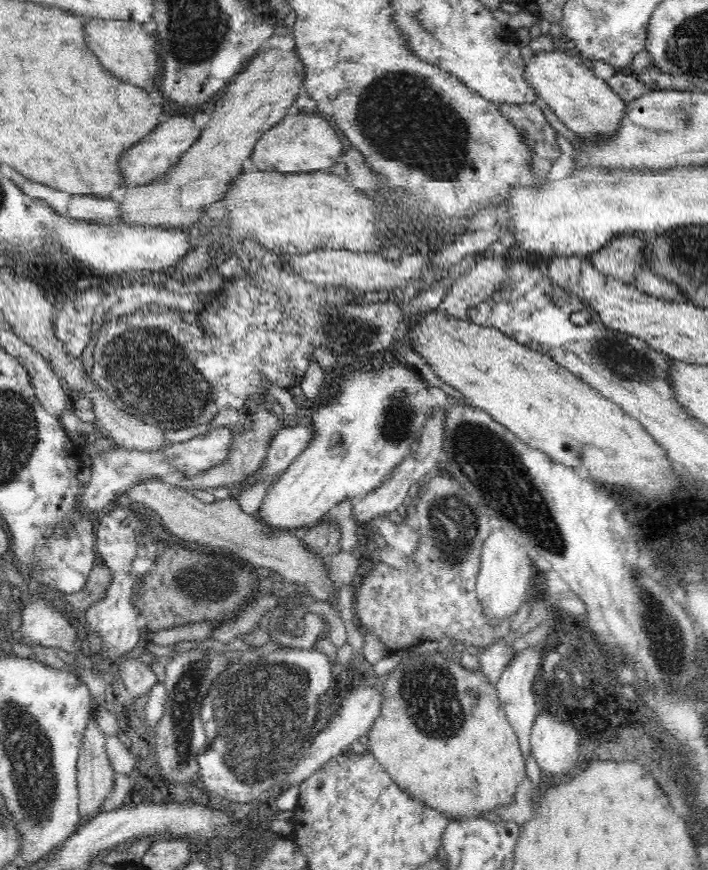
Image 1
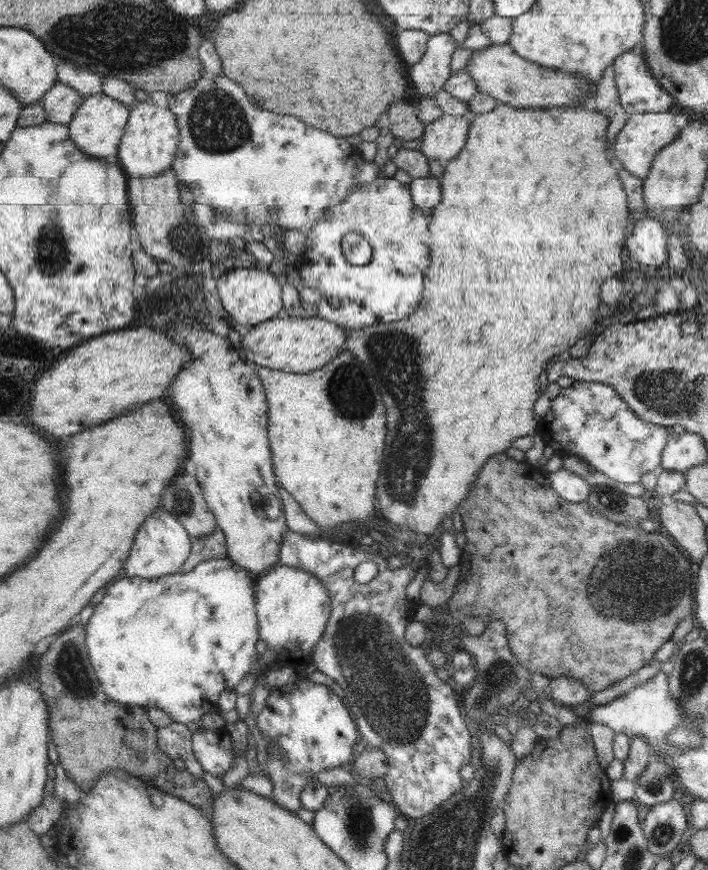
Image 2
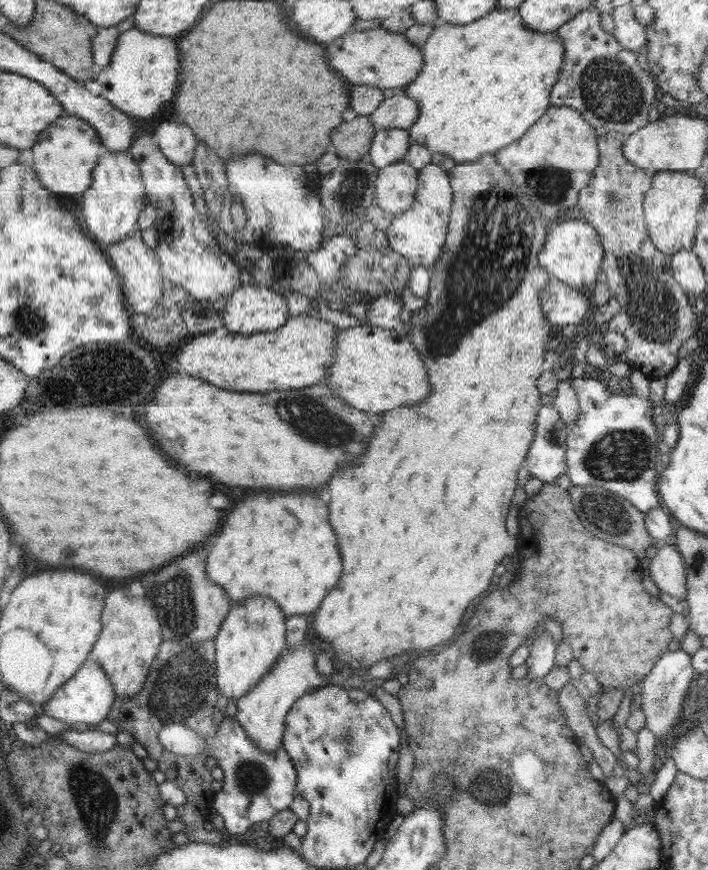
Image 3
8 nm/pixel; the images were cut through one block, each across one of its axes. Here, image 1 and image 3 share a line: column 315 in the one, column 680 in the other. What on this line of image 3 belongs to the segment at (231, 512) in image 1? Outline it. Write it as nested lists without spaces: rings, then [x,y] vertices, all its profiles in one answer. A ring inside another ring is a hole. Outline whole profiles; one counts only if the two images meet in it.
[[[671,541],[659,544],[659,552],[650,564],[652,580],[660,589],[673,598],[684,602],[687,594],[683,557]]]

